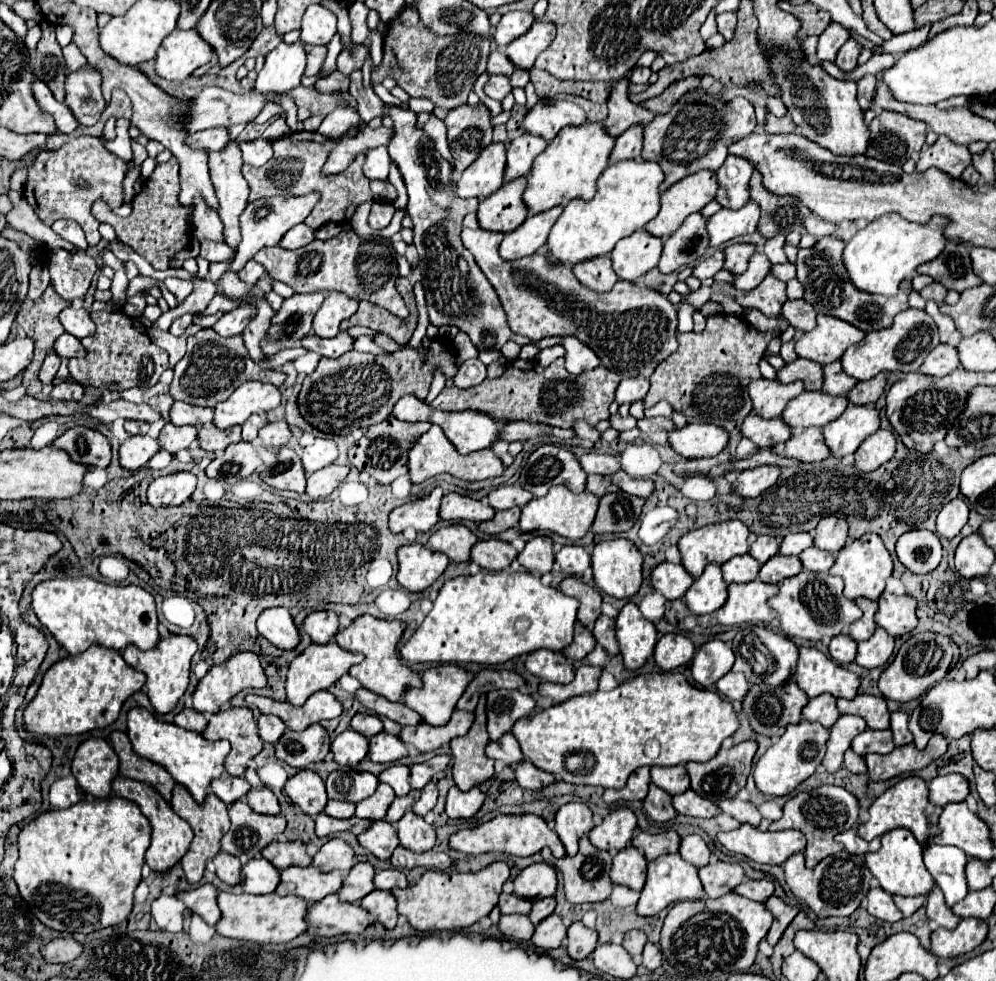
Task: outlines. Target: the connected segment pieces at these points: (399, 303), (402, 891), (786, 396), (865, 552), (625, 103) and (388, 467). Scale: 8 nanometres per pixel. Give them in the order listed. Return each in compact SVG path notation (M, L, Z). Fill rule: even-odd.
M349 230L339 232L331 240L313 240L301 250L283 250L279 246L263 248L253 260L259 262L273 280L285 282L295 292L343 292L349 298L367 300L397 318L407 318L409 314L401 294L397 294L395 288L395 280L399 276L395 250L385 238L363 240Z
M493 862L475 874L459 872L439 872L427 870L415 886L393 888L397 898L399 914L407 916L409 924L419 932L439 932L439 930L461 930L475 924L479 918L489 916L497 906L501 888L509 878L509 866L505 862Z
M761 378L749 382L747 392L753 402L753 414L761 418L777 418L781 410L787 406L787 402L803 392L803 386L801 382L781 386L775 380Z
M865 534L857 540L853 540L851 544L847 544L839 554L837 554L837 562L835 566L829 570L829 574L833 576L841 576L845 582L845 590L843 594L849 600L857 600L857 598L869 598L869 600L877 600L881 596L881 592L885 590L885 582L893 572L893 560L883 544L883 540L877 534Z
M623 78L621 82L613 82L613 90L609 96L609 116L603 122L605 132L611 136L621 136L627 128L641 124L647 126L653 120L653 114L649 110L645 110L641 104L633 104L627 98L627 84L629 80Z
M389 416L387 420L371 426L363 434L363 438L351 446L347 458L353 468L357 468L359 472L367 472L379 484L391 484L395 478L407 474L409 448L413 448L413 444L419 440L419 436L425 434L429 428L431 428L429 422L423 422L423 424L421 422L401 422L393 416Z

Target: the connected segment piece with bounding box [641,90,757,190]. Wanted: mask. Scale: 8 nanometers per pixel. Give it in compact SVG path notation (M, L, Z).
M691 90L687 92L673 108L671 112L663 114L663 116L655 116L655 120L645 128L645 136L643 136L643 154L641 158L643 160L651 160L651 162L657 162L659 166L663 166L663 182L661 182L661 190L667 190L671 184L675 184L677 180L689 176L689 174L695 174L699 170L711 170L715 172L717 168L723 166L725 158L727 158L727 148L741 140L743 136L751 134L755 130L755 110L751 106L749 100L745 98L735 98L731 102L721 102L713 96L709 96L707 92L701 92L701 90Z

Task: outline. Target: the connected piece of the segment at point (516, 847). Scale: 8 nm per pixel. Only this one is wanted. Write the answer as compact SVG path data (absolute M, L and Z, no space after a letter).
M523 814L523 816L497 816L477 828L471 828L471 830L459 830L451 836L449 840L449 846L457 852L463 852L463 854L485 854L485 852L493 852L493 850L499 850L499 852L505 852L505 854L513 854L513 856L521 856L521 858L527 858L527 856L533 856L537 852L541 852L545 846L551 848L553 856L555 858L563 858L565 856L565 848L559 840L559 836L547 826L547 822L539 816L533 816L533 814Z

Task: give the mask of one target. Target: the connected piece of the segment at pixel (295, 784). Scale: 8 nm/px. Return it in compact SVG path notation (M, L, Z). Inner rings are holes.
M301 770L295 776L291 776L285 784L285 792L309 816L317 816L327 804L325 784L319 778L319 774L311 770Z

